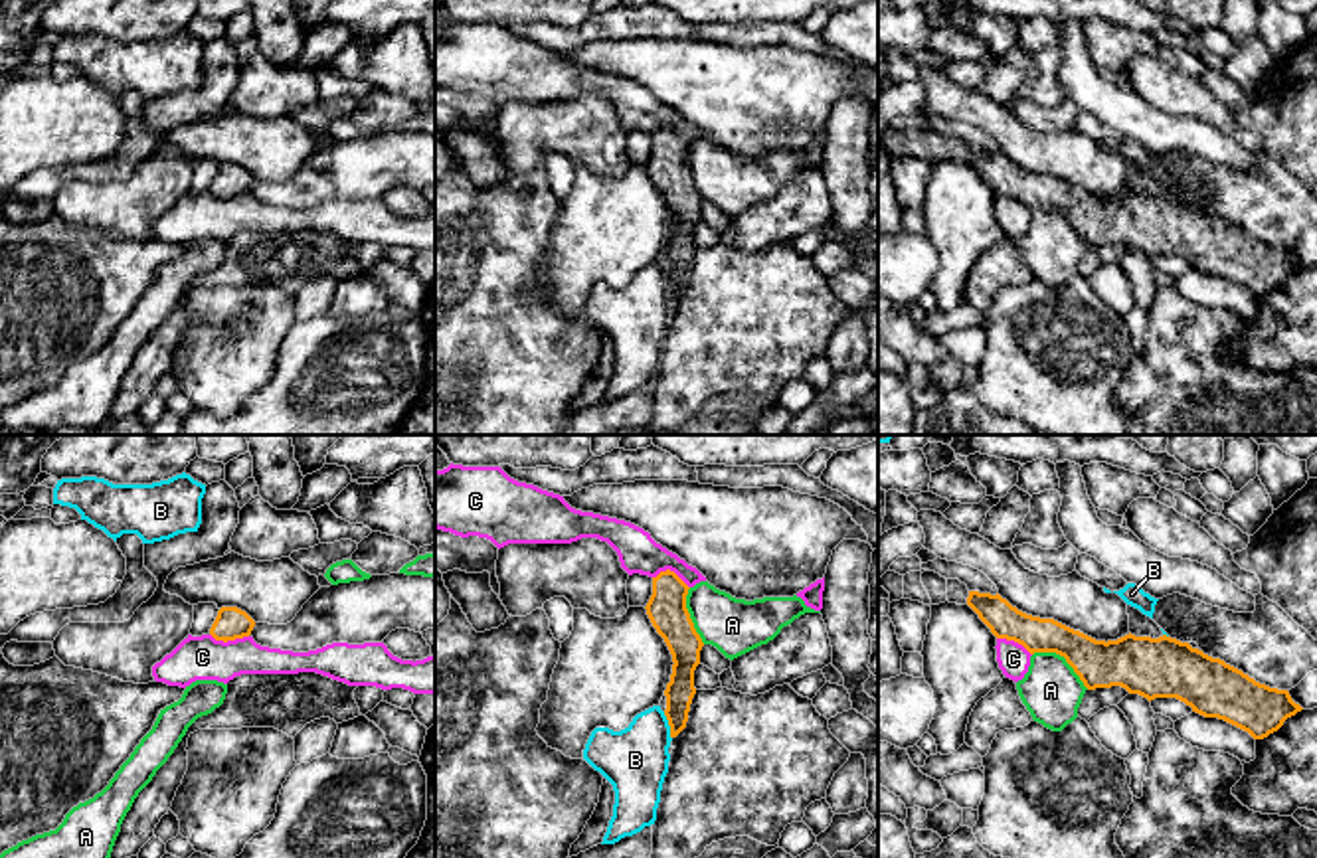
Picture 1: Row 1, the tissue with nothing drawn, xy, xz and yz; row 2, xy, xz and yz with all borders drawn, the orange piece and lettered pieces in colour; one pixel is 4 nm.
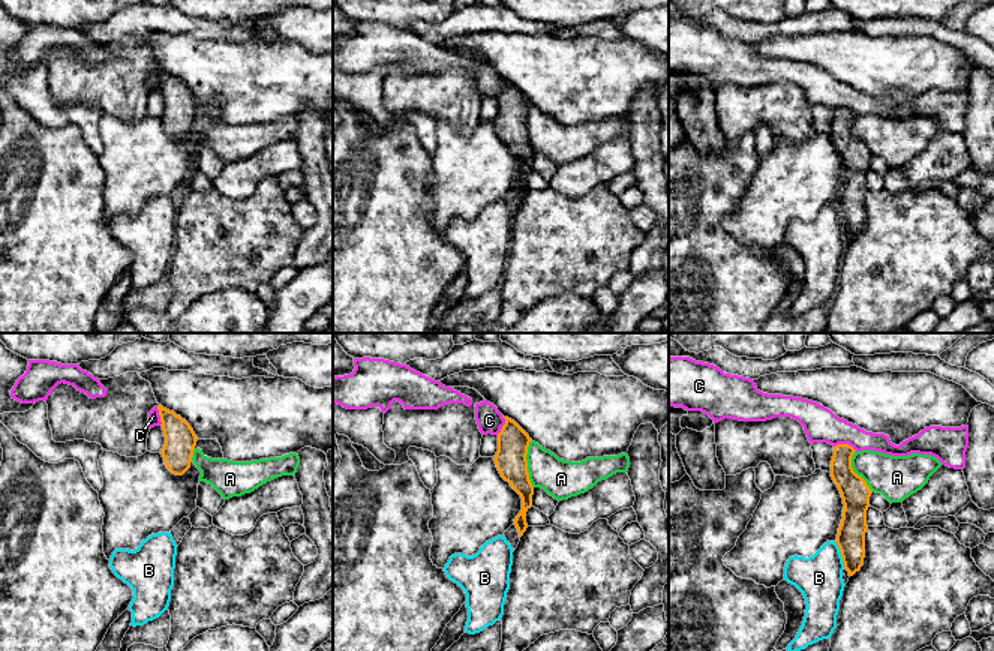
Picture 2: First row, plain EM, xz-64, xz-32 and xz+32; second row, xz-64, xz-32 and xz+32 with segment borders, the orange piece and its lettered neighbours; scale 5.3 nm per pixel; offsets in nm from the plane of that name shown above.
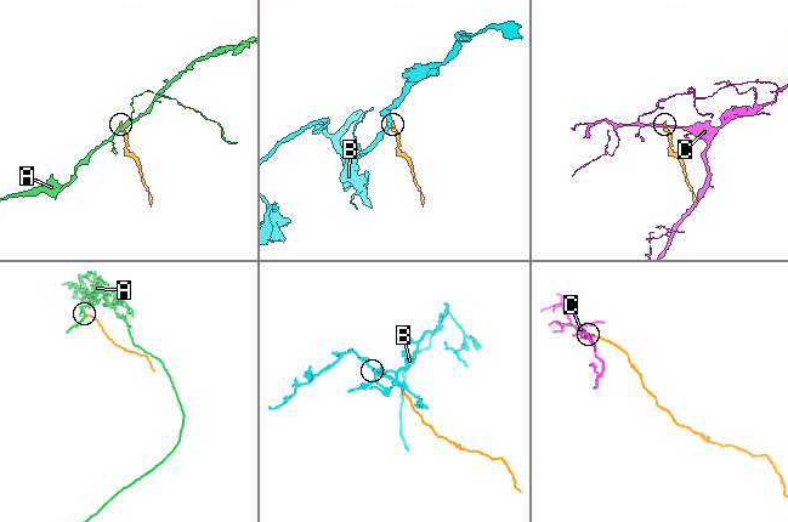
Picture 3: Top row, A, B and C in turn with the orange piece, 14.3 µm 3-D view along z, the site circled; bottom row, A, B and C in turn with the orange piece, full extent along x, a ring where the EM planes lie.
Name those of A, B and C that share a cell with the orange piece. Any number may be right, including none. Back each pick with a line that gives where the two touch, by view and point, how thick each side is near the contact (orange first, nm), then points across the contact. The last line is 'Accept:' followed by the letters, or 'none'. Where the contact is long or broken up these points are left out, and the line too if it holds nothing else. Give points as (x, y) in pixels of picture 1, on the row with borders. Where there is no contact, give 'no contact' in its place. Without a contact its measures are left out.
Accept: none

